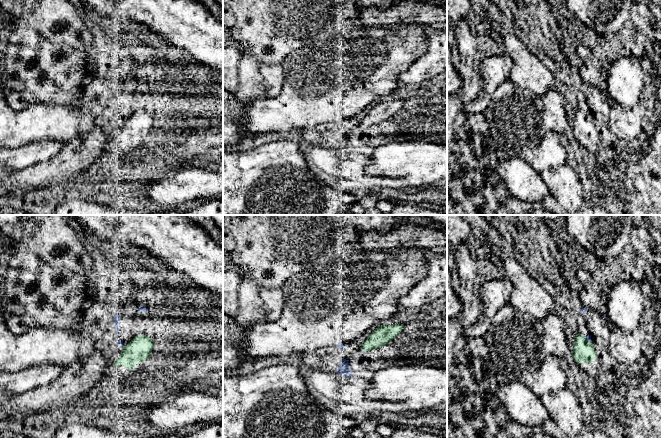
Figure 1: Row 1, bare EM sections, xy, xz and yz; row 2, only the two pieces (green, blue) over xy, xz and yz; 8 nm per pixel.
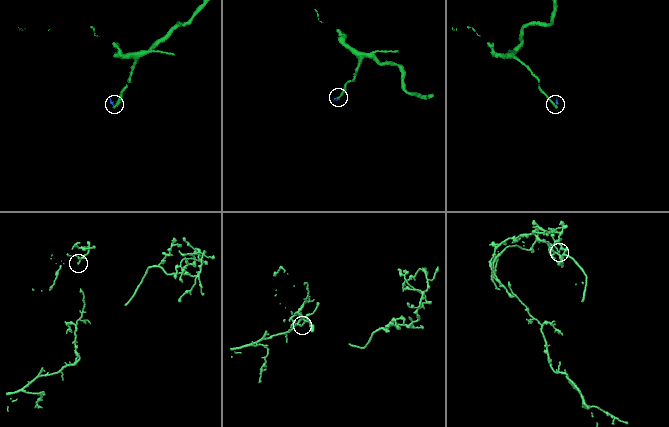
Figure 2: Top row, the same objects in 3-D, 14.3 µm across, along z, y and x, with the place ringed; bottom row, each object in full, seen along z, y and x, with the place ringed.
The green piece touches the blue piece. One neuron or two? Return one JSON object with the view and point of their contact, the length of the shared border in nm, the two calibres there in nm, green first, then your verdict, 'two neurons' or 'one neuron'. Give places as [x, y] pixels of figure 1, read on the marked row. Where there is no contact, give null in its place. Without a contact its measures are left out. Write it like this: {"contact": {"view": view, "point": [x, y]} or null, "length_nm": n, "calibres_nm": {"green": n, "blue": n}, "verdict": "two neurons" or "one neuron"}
{"contact": {"view": "yz", "point": [586, 341]}, "length_nm": 90, "calibres_nm": {"green": 180, "blue": 50}, "verdict": "two neurons"}

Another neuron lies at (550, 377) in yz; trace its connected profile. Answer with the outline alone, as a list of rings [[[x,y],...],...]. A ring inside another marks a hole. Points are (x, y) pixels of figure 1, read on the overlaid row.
[[[547,356],[541,362],[530,384],[531,390],[541,396],[546,392],[556,392],[567,386],[567,376],[556,356]]]

